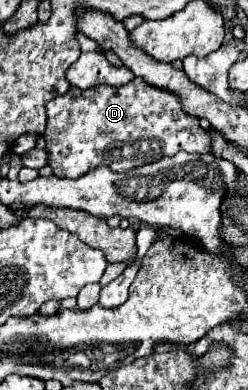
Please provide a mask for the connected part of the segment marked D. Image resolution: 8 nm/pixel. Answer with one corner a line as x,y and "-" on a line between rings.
135,77
131,83
123,87
93,87
89,91
81,91
73,87
67,95
61,95
47,103
47,129
43,133
47,141
47,151
51,153
49,165
53,173
61,179
77,179
97,167
109,167
113,171
129,171
133,167
141,167
145,163
153,163
161,157
173,157
179,151
187,153
211,153
213,129
203,129
199,119
187,115
181,107
181,99
167,91
145,83

